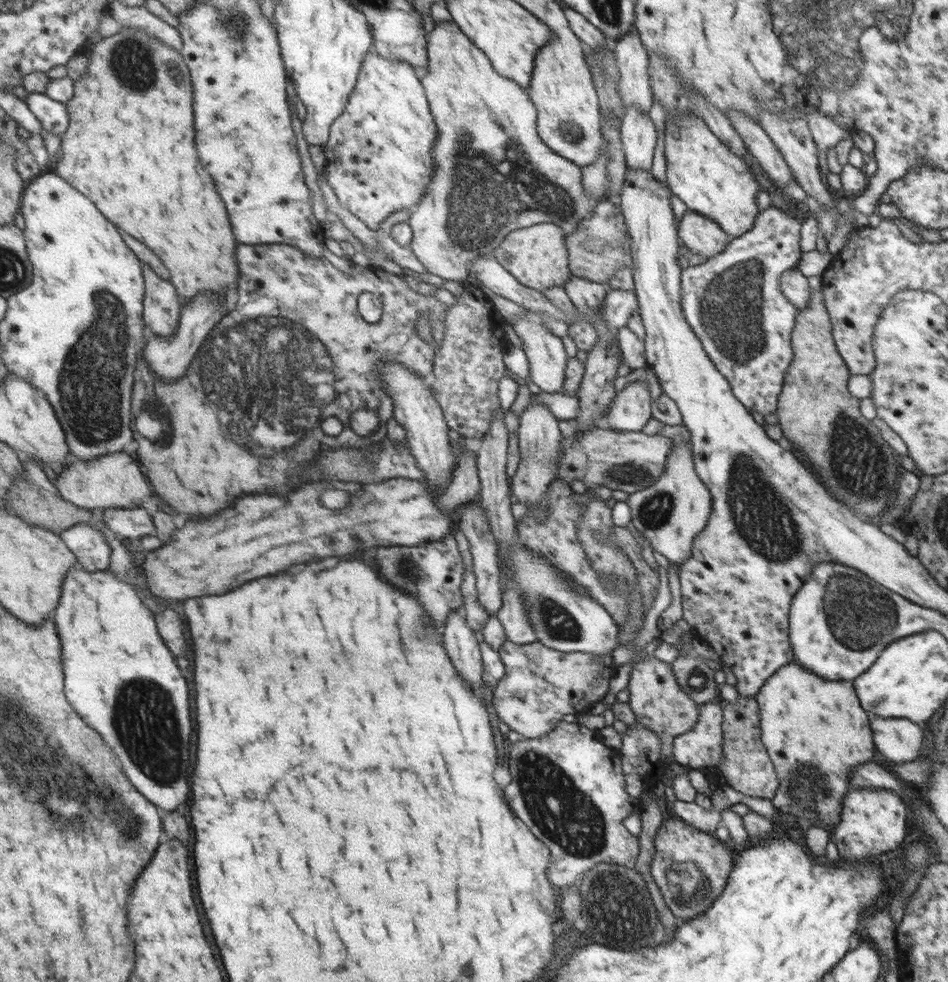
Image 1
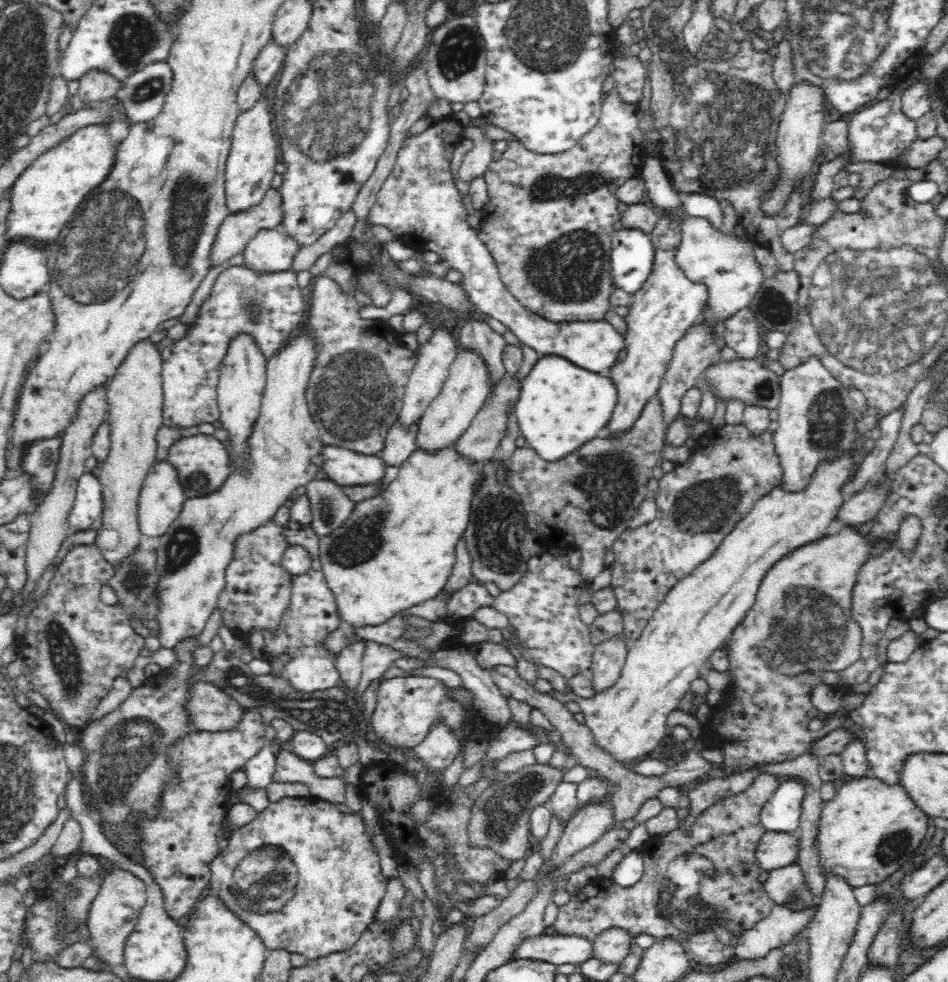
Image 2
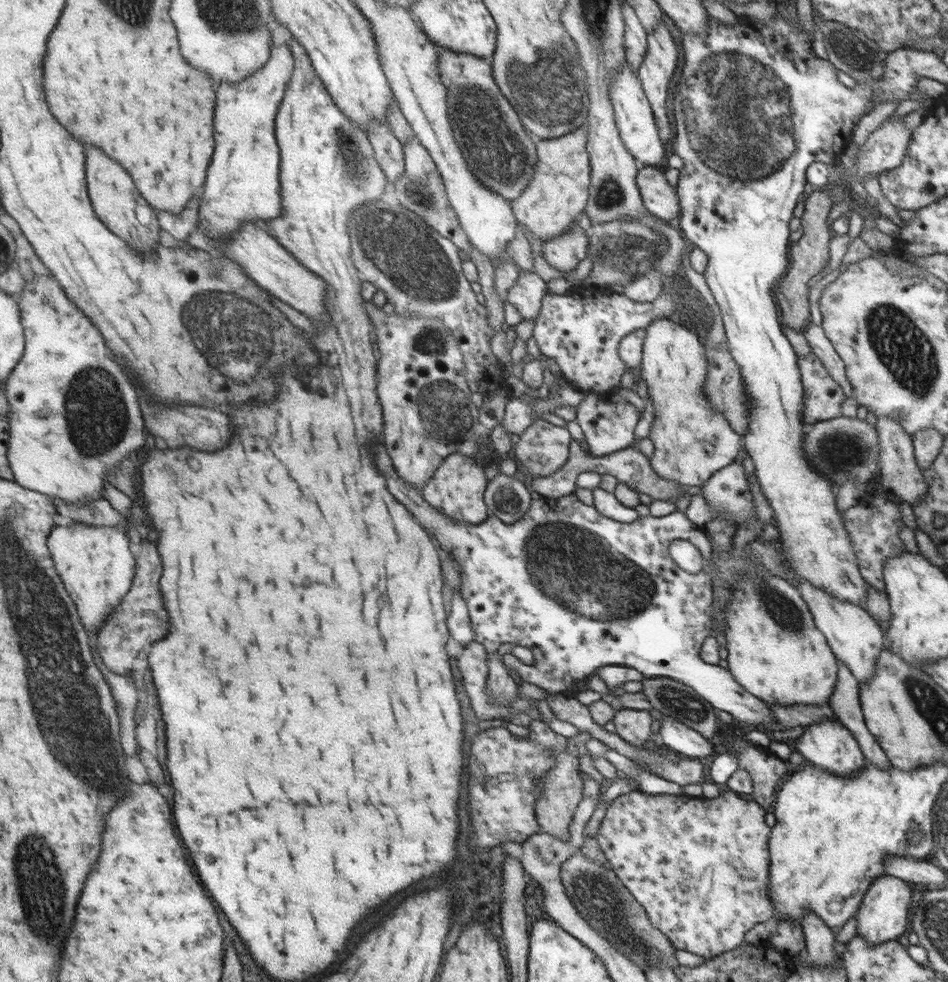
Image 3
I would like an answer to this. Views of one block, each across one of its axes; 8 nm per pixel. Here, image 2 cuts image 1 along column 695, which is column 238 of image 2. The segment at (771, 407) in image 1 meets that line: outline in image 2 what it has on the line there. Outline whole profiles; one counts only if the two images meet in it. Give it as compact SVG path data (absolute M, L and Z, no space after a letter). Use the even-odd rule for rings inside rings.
M245 264L231 266L224 269L218 276L210 296L204 300L200 308L200 314L188 332L181 340L174 341L166 346L163 352L164 400L163 400L163 424L173 428L190 428L204 423L216 422L220 418L219 401L217 395L218 380L220 378L220 365L225 357L226 346L232 335L238 332L250 332L255 341L259 343L260 350L268 360L287 341L292 332L307 321L307 313L304 310L304 296L302 288L296 282L296 273L282 271L276 273L254 272ZM296 290L296 302L288 302L288 292Z

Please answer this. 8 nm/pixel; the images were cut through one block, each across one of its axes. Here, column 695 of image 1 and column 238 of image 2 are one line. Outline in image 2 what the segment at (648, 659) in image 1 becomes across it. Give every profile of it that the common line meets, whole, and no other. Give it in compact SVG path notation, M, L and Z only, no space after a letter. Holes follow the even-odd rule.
M204 680L191 685L186 711L194 730L208 732L236 729L246 712L223 687Z

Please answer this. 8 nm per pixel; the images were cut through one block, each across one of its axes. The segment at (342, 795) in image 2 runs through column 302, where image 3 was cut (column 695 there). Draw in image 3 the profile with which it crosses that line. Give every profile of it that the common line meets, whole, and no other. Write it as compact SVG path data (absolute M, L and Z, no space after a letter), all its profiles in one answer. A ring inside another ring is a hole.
M558 695L548 700L551 711L558 720L566 720L570 724L574 724L576 728L579 728L581 732L589 732L591 738L596 738L609 746L612 750L616 750L626 758L632 760L637 766L642 769L646 769L658 776L664 778L664 780L670 780L670 782L676 782L680 786L686 786L686 784L702 784L704 778L704 764L699 759L690 759L681 756L679 762L669 762L666 760L663 754L658 754L653 750L650 751L650 755L642 753L642 749L628 744L625 740L622 740L616 733L610 733L602 728L592 717L588 708L588 705L582 704L578 699L566 697L564 695Z

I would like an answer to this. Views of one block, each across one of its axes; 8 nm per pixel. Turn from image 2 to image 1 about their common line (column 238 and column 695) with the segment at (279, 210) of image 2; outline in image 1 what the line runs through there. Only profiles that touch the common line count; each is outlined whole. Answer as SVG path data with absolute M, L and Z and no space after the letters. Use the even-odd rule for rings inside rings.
M687 210L679 226L683 244L692 254L703 255L706 259L724 252L731 241L714 219L696 211Z

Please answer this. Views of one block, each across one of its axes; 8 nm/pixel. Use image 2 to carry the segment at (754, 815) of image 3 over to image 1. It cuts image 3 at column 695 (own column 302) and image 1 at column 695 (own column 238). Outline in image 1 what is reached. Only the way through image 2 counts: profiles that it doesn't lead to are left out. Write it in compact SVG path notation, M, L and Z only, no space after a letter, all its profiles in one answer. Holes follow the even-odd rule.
M676 817L668 818L666 822L661 824L657 830L657 835L654 837L654 846L656 847L656 851L654 852L654 856L650 864L650 874L652 875L652 878L654 878L654 882L656 882L656 886L658 886L660 889L666 906L670 908L674 916L682 918L684 921L690 920L695 916L698 916L701 912L708 910L712 906L712 903L715 902L715 899L722 894L722 891L728 884L729 874L732 872L733 866L736 864L736 857L739 851L731 843L720 841L720 839L718 839L718 837L714 834L700 831L697 827L694 827L693 825L690 825L689 823L686 823L685 821L682 821L680 818Z

